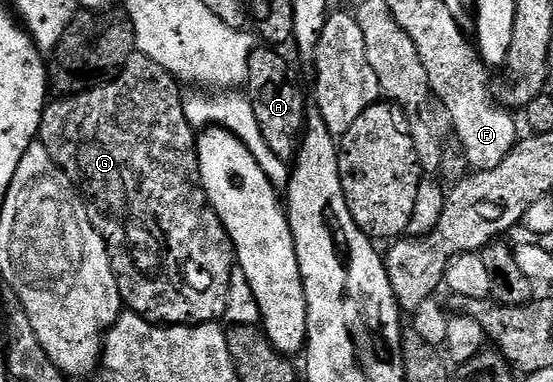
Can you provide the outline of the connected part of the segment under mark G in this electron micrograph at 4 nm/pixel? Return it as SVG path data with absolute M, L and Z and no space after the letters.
M140 54L129 57L121 71L109 81L91 88L87 92L79 92L76 96L57 98L46 107L41 116L41 130L39 143L47 146L47 154L51 154L53 161L72 178L77 185L89 210L89 220L95 230L105 239L105 248L109 252L109 261L113 267L115 278L119 282L119 294L122 305L128 311L141 316L144 320L158 326L192 326L194 324L211 324L220 321L227 310L227 294L231 274L235 267L235 253L233 243L215 210L209 205L205 197L205 189L201 186L201 172L197 161L197 136L195 129L187 122L185 101L182 85L163 66L151 62L151 58Z

